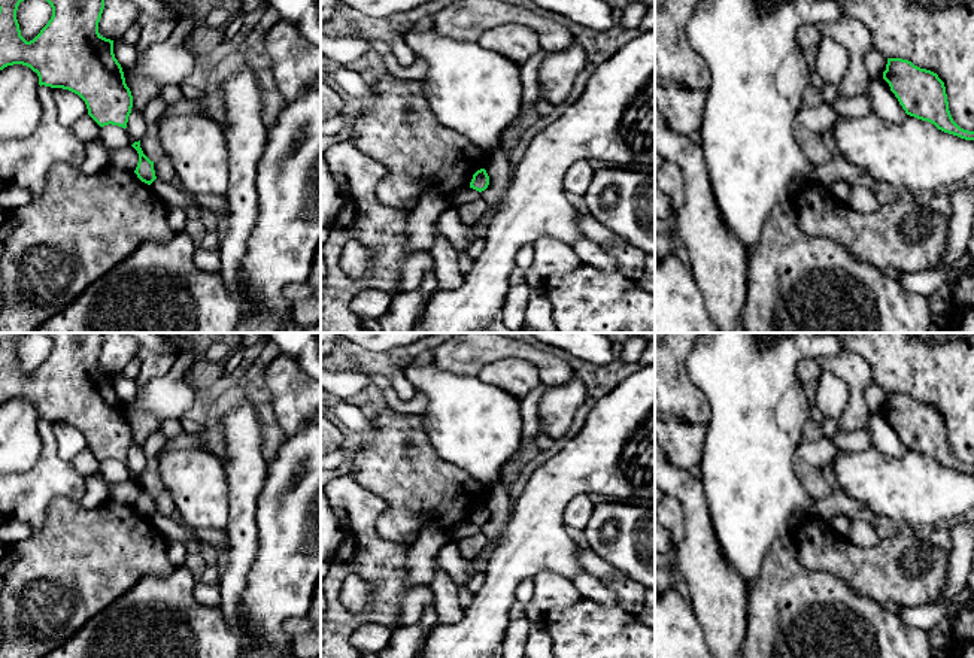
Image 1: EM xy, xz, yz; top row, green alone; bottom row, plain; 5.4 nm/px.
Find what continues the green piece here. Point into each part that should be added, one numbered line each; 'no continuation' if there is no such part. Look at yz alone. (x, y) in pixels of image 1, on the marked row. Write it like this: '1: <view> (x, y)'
no continuation

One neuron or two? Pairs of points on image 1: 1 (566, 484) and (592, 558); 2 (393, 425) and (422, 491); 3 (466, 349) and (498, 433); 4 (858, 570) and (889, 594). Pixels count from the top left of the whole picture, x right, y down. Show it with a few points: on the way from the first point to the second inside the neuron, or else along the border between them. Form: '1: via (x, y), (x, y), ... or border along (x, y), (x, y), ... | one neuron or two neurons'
1: border along (577, 548), (577, 560), (585, 570) | two neurons
2: via (397, 442), (397, 463), (409, 475) | one neuron
3: border along (442, 367), (451, 372), (476, 375) | two neurons
4: via (865, 570), (882, 587) | one neuron

